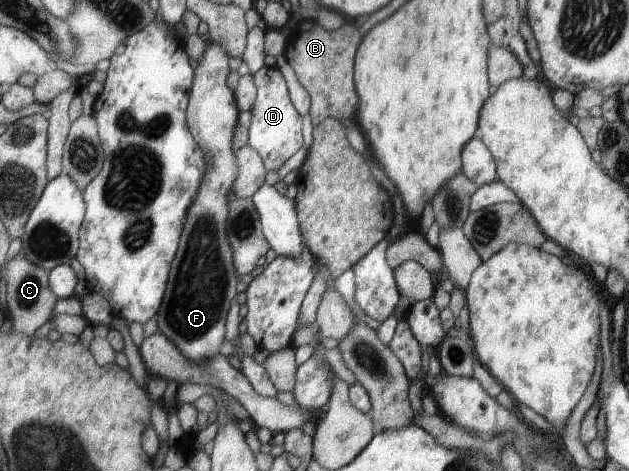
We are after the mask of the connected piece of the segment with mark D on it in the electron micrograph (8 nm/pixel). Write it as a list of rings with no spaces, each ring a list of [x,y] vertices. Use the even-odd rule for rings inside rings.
[[[264,66],[253,75],[258,93],[250,110],[249,144],[262,155],[267,170],[276,171],[304,146],[302,114],[293,103],[286,77],[279,68]]]

